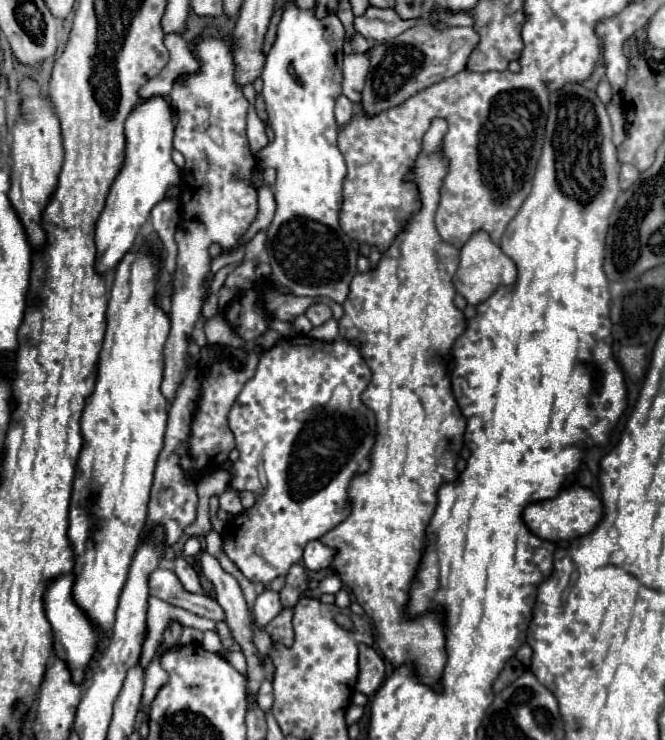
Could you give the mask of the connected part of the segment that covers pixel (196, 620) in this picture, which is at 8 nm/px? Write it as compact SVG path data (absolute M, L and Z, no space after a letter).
M149 598L149 612L147 612L147 636L143 642L143 652L139 658L139 666L145 672L151 658L157 652L159 642L163 640L165 630L173 624L181 624L181 626L189 626L189 628L197 628L197 630L215 630L215 622L209 618L201 618L197 614L191 614L183 608L171 606L159 598Z

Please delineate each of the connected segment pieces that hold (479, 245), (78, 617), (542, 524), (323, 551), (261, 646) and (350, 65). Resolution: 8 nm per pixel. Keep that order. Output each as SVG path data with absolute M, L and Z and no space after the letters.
M483 232L473 234L471 240L461 248L461 258L459 258L459 268L453 276L453 286L455 290L473 306L479 302L487 300L499 286L513 286L517 280L517 270L511 258L503 254L503 250L491 242L491 238Z
M63 574L63 576L55 578L49 584L43 600L45 600L47 618L49 618L51 628L53 628L53 650L55 650L55 654L69 664L75 682L85 682L83 668L89 664L89 660L93 658L93 654L97 650L99 630L89 622L89 618L83 614L83 610L79 610L79 606L73 602L73 598L71 598L73 582L75 582L73 574Z
M573 486L569 490L563 490L559 496L551 498L551 500L543 500L543 502L535 502L531 506L527 506L527 510L523 512L523 520L529 526L529 530L533 534L539 534L539 538L543 540L573 540L585 534L591 534L597 524L603 518L603 502L601 498L583 486Z
M319 540L307 542L303 550L303 566L307 570L327 570L333 558L333 550L323 546Z
M261 630L261 632L255 632L255 646L257 646L257 650L259 650L261 654L269 654L275 644L273 644L273 640L269 638L269 634L267 634L265 630Z
M347 54L343 60L343 94L357 104L367 76L367 56L365 54Z

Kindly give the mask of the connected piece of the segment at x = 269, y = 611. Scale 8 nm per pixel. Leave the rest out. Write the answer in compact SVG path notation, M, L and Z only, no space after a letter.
M265 590L263 594L257 596L255 604L253 604L253 612L255 612L255 620L259 626L265 628L267 622L271 622L279 612L281 612L281 602L279 602L279 594L273 590Z

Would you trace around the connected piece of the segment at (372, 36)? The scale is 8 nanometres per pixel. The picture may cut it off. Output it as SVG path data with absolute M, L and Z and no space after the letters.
M367 8L361 18L355 18L355 30L369 42L389 42L409 30L417 20L401 20L393 8Z

